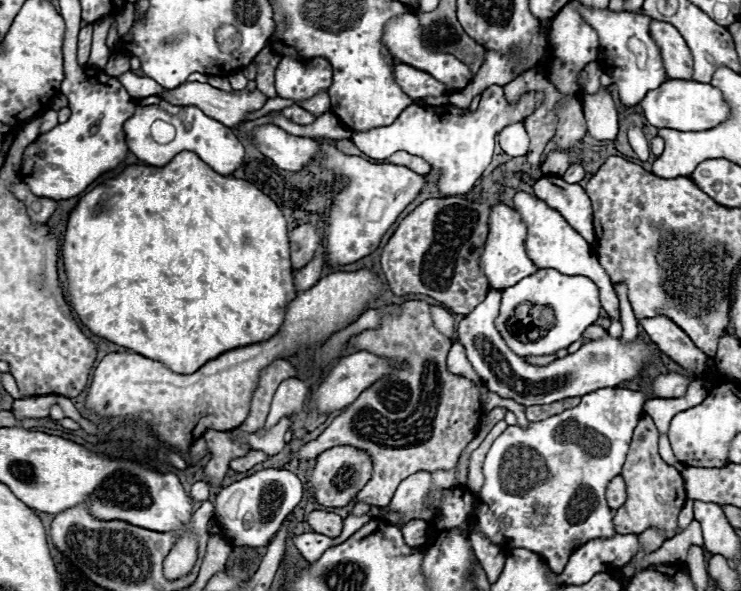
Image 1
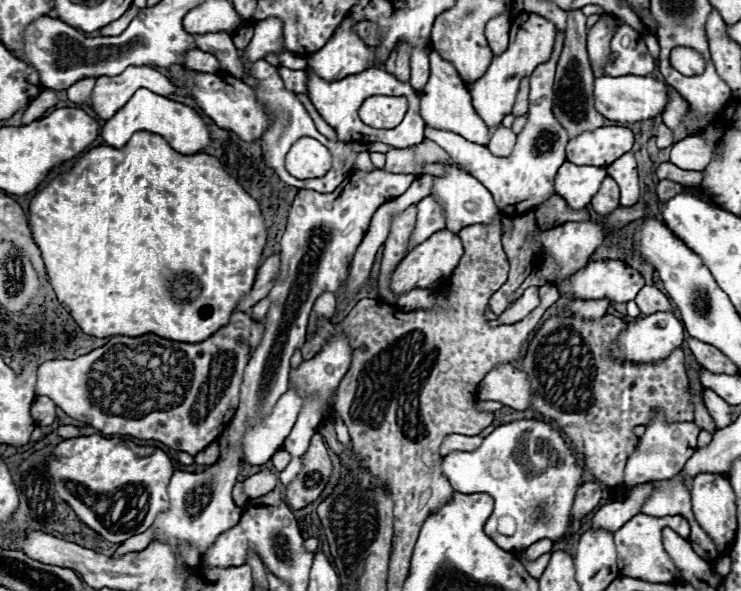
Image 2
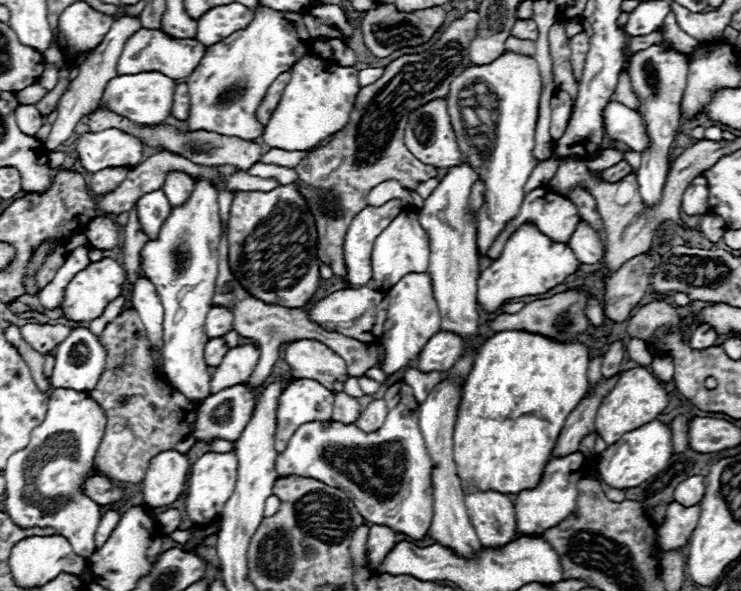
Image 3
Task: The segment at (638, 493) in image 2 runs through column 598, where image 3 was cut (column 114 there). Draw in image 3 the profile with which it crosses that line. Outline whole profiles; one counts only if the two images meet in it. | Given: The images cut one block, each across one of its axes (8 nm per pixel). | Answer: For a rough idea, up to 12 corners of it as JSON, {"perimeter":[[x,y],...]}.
{"perimeter":[[106,510],[96,530],[96,544],[102,546],[116,528],[118,510]]}

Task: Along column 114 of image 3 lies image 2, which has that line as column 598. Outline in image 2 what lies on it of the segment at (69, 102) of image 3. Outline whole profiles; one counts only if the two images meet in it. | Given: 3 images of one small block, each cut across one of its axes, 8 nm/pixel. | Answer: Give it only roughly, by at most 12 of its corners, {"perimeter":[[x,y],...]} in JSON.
{"perimeter":[[610,14],[588,30],[588,56],[594,76],[604,76],[616,28]]}

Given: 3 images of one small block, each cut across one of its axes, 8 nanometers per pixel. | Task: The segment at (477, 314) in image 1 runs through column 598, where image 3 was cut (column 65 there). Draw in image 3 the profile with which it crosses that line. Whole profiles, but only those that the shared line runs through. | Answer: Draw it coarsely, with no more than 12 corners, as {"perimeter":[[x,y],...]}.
{"perimeter":[[82,324],[54,356],[52,388],[88,392],[106,366],[106,348]]}

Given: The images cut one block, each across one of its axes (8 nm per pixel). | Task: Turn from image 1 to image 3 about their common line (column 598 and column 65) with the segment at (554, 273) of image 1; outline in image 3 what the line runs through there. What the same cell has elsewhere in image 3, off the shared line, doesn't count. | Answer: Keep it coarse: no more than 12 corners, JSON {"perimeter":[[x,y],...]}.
{"perimeter":[[104,258],[68,284],[64,316],[102,316],[122,294],[126,272]]}

